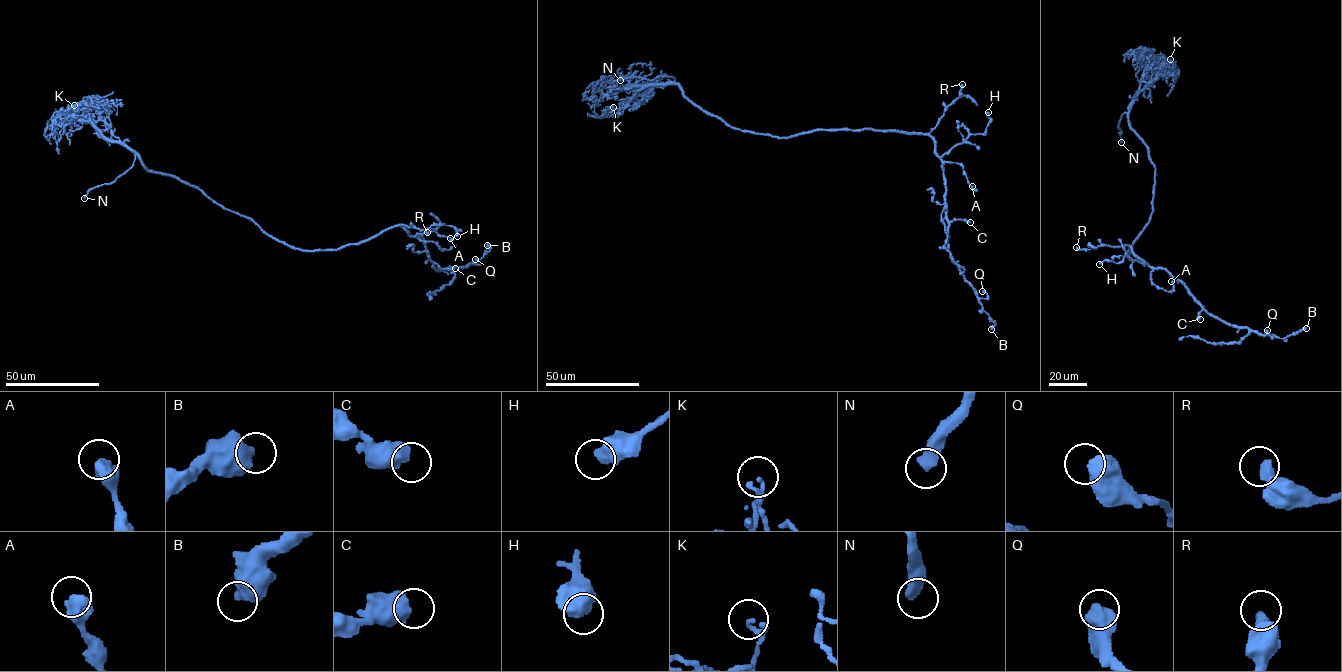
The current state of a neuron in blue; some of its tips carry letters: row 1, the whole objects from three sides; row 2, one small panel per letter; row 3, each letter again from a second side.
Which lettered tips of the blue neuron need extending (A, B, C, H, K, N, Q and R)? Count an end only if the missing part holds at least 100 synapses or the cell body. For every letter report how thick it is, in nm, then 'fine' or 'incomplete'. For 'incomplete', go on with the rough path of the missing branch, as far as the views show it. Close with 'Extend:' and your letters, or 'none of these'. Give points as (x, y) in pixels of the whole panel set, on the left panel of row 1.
A: 600 nm thick; fine
B: 600 nm thick; fine
C: 650 nm thick; fine
H: 700 nm thick; fine
K: 110 nm thick; fine
N: 480 nm thick; incomplete
Q: 700 nm thick; fine
R: 420 nm thick; fine
Extend: N

